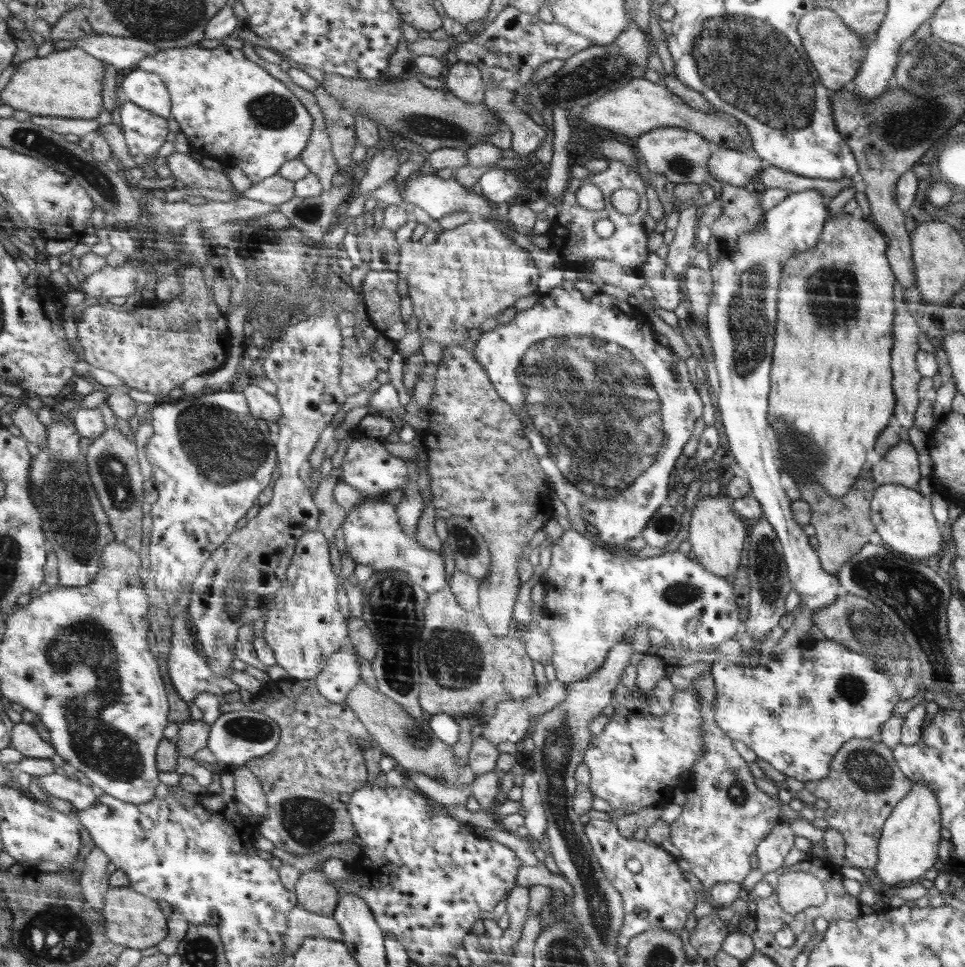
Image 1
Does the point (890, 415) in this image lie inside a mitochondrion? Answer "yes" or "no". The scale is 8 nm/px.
no

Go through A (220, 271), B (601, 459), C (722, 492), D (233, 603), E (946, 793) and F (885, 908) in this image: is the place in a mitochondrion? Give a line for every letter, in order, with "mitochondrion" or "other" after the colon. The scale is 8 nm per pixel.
A: other
B: mitochondrion
C: other
D: mitochondrion
E: other
F: other

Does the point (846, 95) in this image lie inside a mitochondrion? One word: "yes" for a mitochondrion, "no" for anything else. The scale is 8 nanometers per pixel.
no

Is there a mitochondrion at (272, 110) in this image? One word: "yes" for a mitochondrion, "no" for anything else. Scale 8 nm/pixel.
yes

